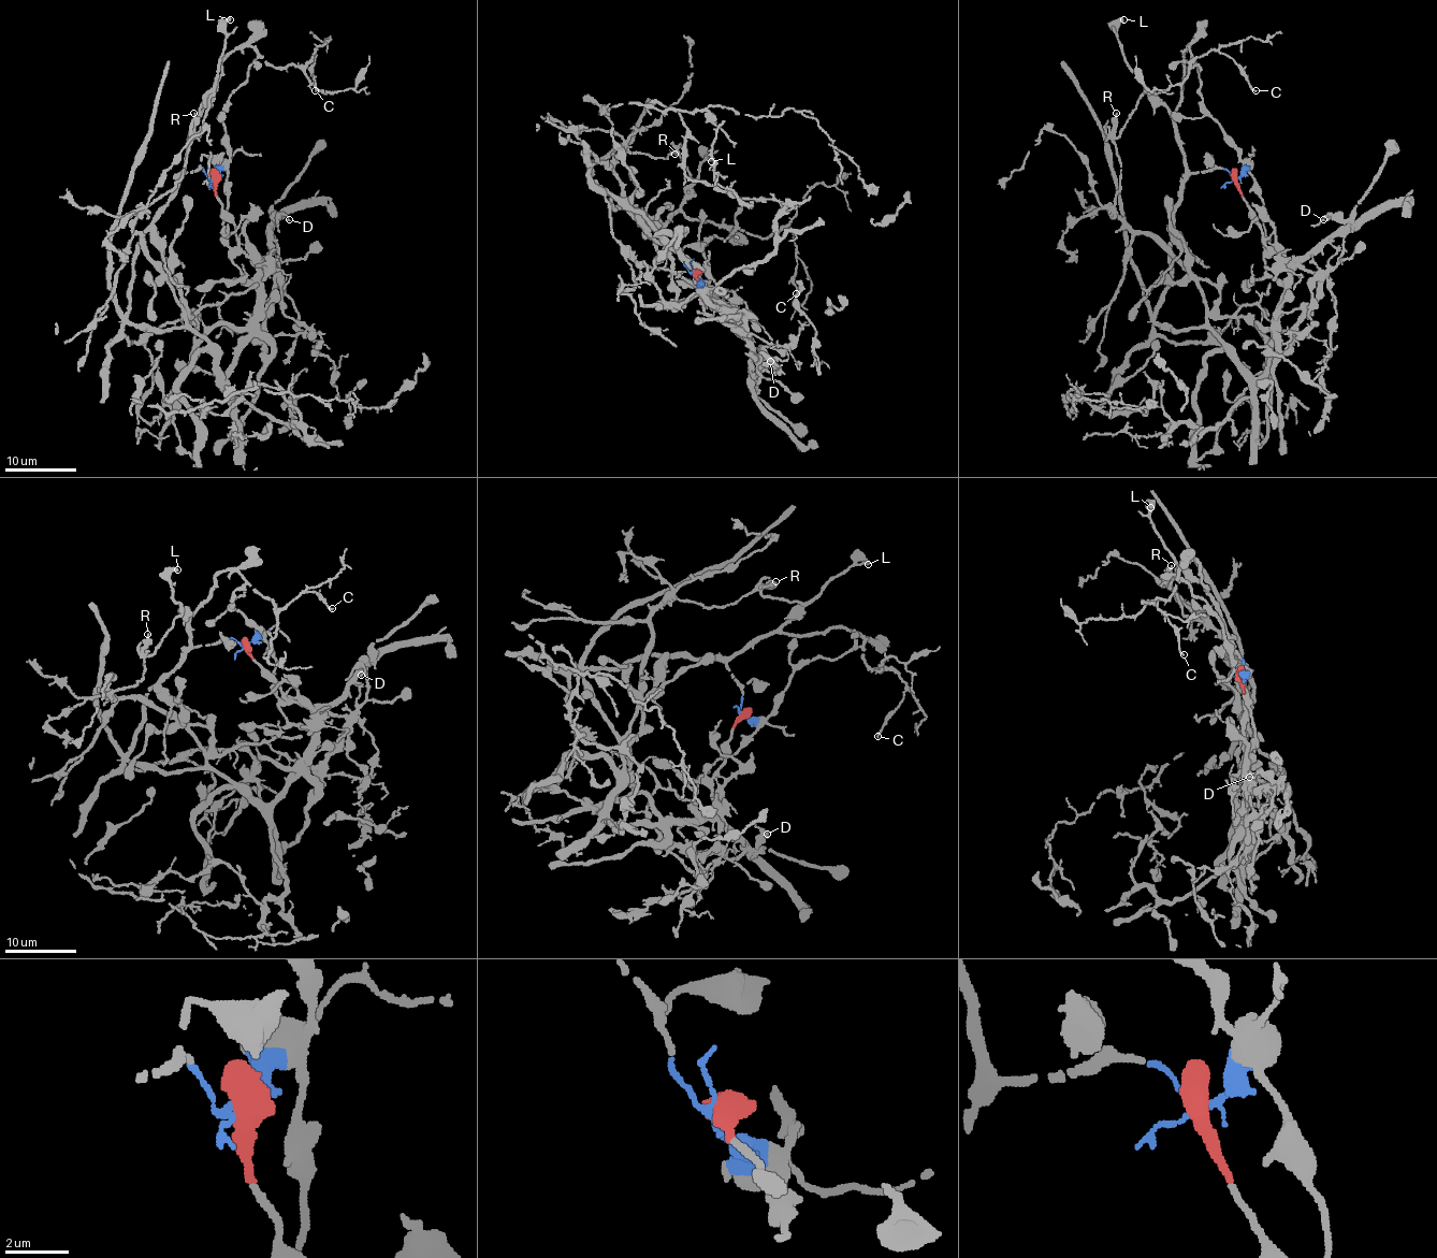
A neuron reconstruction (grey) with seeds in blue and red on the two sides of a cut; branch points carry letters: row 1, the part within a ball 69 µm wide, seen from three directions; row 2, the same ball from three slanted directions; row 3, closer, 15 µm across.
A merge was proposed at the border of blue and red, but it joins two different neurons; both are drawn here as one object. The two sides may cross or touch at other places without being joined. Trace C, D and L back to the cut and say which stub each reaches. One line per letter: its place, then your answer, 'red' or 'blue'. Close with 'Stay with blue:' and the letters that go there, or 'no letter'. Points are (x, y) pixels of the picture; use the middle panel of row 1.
C: at (796, 293); blue
D: at (770, 361); red
L: at (711, 161); blue
Stay with blue: C, L

